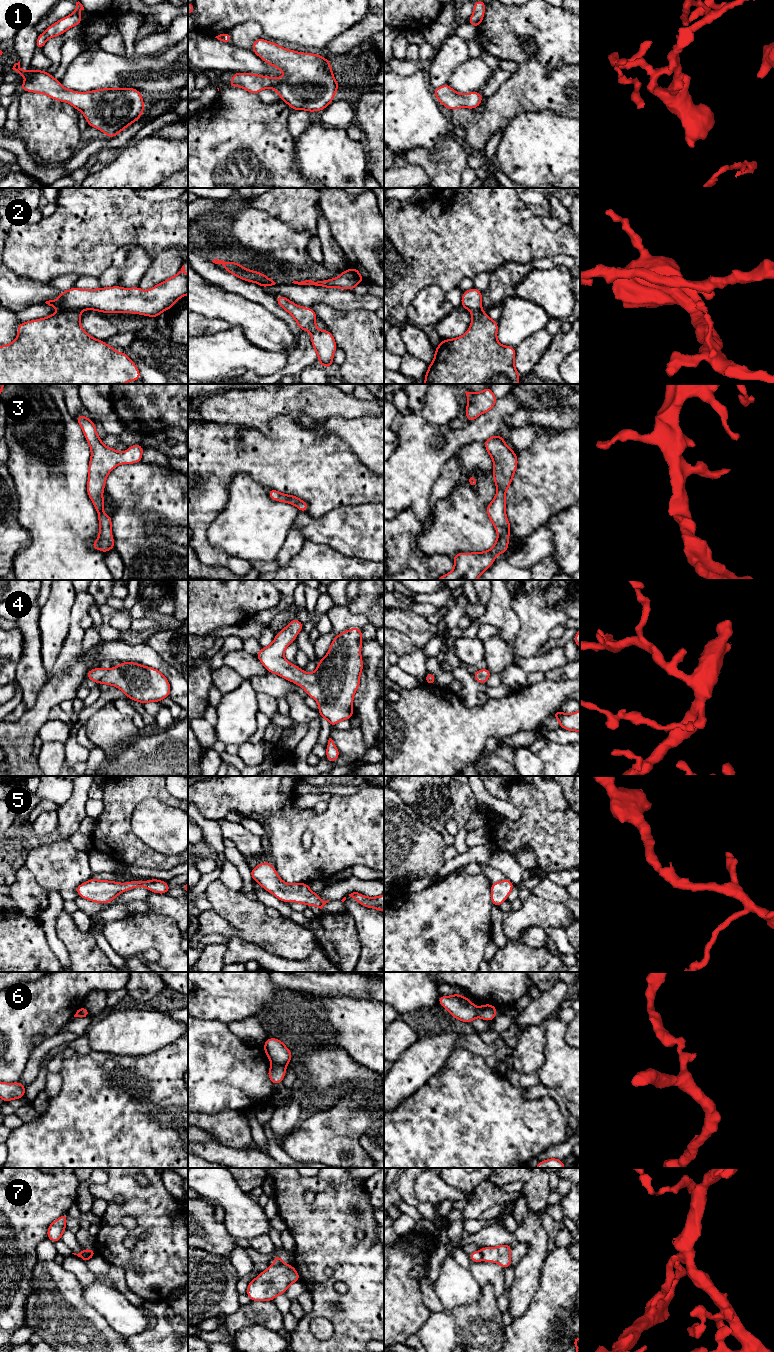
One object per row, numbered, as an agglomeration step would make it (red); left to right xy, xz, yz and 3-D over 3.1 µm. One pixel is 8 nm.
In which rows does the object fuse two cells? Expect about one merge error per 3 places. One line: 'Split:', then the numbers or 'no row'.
Split: 2, 6, 7

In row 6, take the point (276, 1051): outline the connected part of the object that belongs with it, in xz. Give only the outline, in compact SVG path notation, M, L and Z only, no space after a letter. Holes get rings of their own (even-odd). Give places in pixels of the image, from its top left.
M268 1038L263 1048L272 1065L288 1065L292 1059L291 1051L277 1038Z

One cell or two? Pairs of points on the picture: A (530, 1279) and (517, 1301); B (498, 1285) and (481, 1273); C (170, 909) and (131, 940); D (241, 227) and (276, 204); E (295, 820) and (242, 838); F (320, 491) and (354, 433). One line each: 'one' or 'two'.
A: one
B: one
C: two
D: two
E: two
F: two

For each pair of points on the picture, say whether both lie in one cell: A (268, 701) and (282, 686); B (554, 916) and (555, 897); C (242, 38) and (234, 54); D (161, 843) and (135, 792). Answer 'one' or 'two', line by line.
A: two
B: two
C: two
D: two

